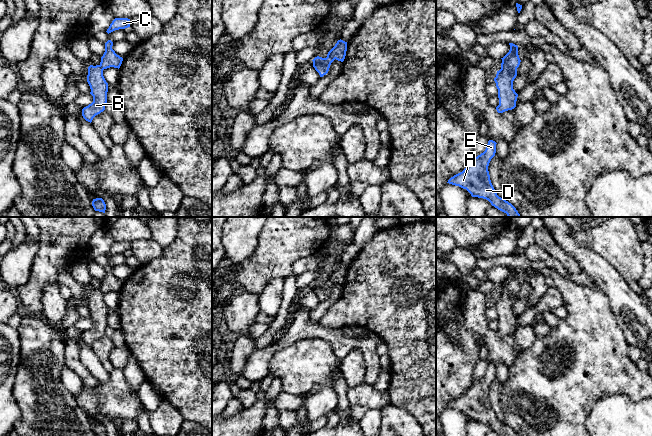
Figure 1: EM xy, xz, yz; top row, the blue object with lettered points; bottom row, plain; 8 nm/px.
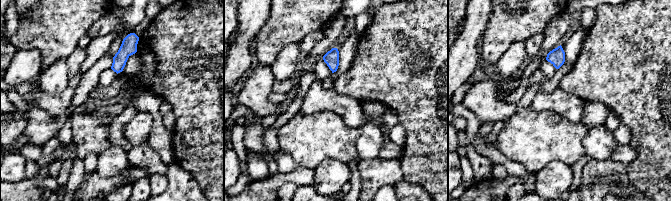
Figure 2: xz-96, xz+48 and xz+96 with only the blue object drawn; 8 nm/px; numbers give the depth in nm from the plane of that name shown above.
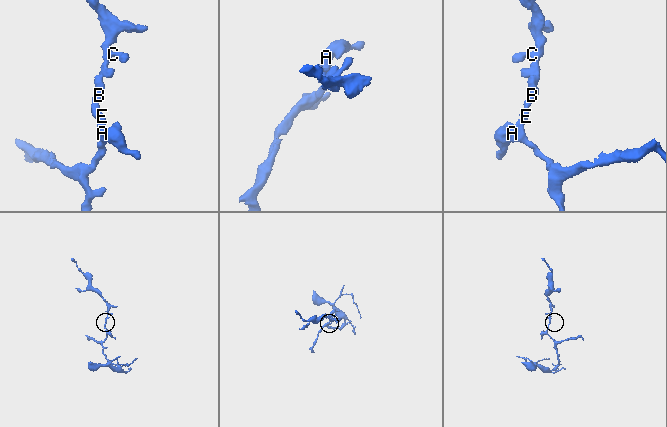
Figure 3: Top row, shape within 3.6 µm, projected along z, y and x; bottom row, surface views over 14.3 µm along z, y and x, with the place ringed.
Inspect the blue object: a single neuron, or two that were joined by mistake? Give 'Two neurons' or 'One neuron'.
One neuron

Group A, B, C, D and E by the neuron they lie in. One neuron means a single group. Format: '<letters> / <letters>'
A B C D E

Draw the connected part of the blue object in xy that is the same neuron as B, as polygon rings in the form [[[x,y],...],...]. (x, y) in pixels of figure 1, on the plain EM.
[[[108,264],[105,267],[105,276],[101,281],[100,288],[88,291],[87,306],[91,313],[93,326],[82,333],[82,340],[90,347],[96,339],[105,334],[107,327],[108,307],[103,300],[103,294],[110,291],[119,293],[123,285],[123,282],[115,277],[112,270],[113,266]]]

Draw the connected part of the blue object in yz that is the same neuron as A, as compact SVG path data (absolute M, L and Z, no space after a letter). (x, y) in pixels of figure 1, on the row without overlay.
M489 364L485 375L473 382L462 396L451 401L447 407L466 413L472 421L488 424L502 436L518 436L511 427L497 419L490 404L488 390L495 380L496 368Z

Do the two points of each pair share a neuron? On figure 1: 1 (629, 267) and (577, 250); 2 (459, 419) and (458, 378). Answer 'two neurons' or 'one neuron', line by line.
1: two neurons
2: two neurons

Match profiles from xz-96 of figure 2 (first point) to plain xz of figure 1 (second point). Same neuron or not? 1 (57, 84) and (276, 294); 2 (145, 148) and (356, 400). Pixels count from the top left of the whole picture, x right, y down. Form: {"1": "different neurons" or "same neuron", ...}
{"1": "same neuron", "2": "same neuron"}

